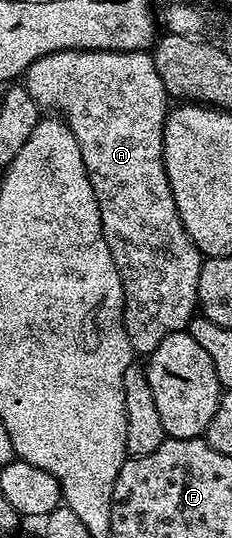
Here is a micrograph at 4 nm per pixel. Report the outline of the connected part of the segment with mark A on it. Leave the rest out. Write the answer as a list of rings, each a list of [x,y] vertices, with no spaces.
[[[59,50],[34,60],[23,72],[22,85],[45,111],[59,112],[70,132],[74,132],[74,140],[78,140],[82,164],[86,164],[86,176],[98,200],[102,232],[124,285],[126,336],[130,336],[137,355],[150,355],[166,336],[187,331],[188,323],[197,313],[195,290],[202,261],[200,249],[178,216],[166,180],[164,125],[170,97],[152,55],[143,50]]]

